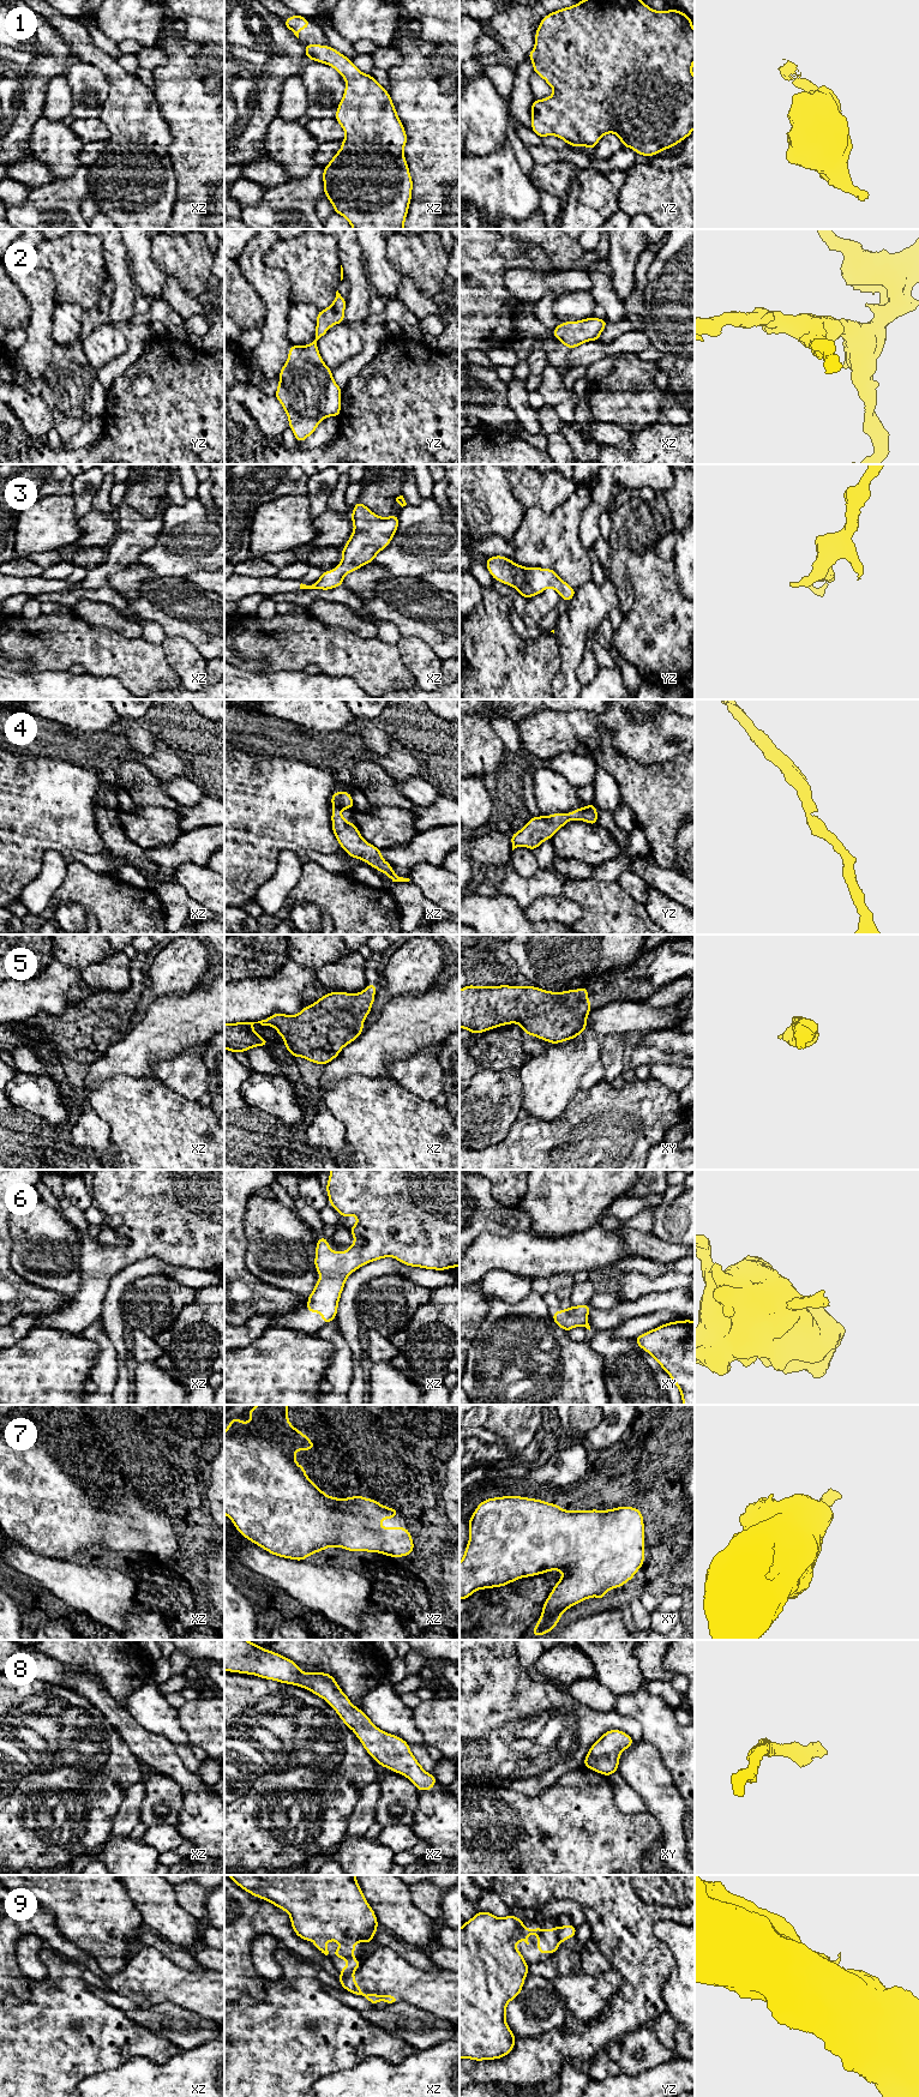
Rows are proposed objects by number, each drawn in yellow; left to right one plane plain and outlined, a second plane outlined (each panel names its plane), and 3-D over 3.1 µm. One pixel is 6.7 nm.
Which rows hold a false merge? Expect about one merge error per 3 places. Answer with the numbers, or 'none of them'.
9

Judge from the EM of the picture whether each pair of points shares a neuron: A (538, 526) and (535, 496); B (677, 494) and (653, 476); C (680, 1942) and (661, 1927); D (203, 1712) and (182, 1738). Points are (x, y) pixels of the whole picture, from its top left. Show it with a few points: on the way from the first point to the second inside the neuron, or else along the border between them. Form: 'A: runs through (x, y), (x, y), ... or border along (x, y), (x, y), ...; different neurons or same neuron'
A: border along (564, 502), (550, 512), (538, 506), (524, 509); different neurons
B: border along (674, 476), (674, 484), (661, 492); different neurons
C: runs through (676, 1938), (666, 1930); same neuron
D: border along (176, 1710), (179, 1726), (192, 1744); different neurons

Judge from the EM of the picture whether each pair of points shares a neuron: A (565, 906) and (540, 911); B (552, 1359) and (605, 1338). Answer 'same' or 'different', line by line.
A: same
B: different

